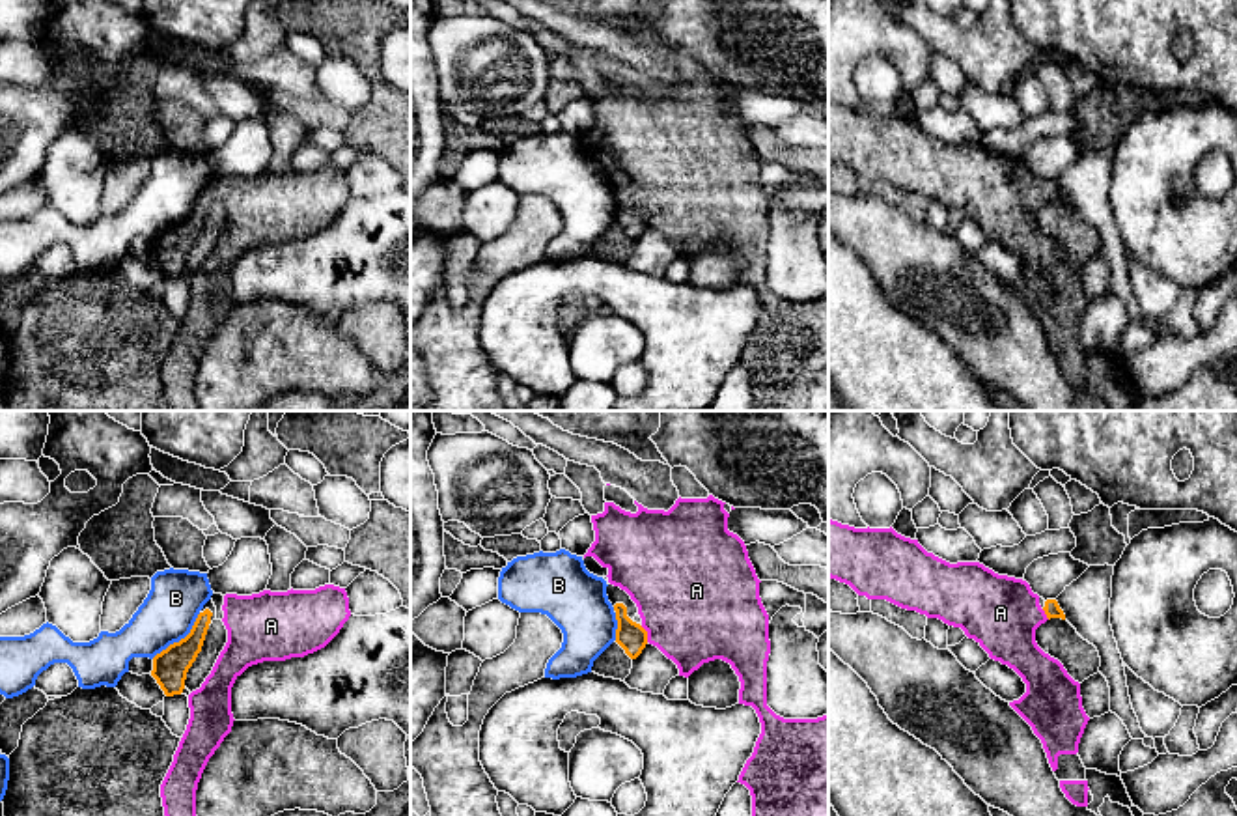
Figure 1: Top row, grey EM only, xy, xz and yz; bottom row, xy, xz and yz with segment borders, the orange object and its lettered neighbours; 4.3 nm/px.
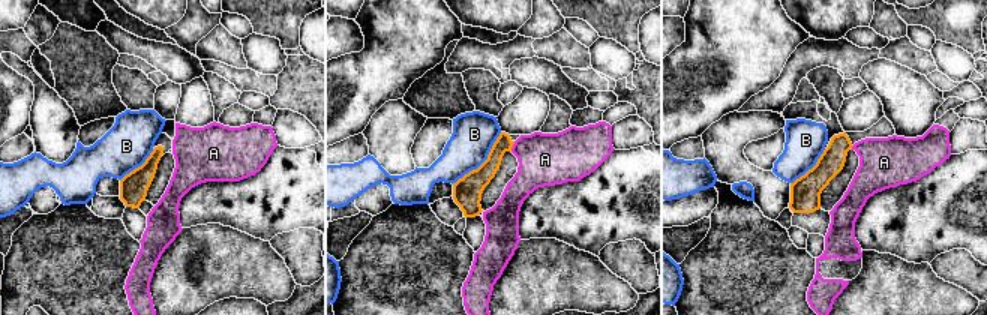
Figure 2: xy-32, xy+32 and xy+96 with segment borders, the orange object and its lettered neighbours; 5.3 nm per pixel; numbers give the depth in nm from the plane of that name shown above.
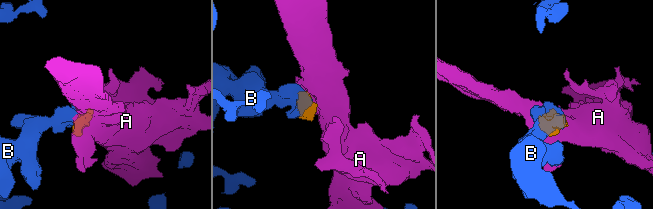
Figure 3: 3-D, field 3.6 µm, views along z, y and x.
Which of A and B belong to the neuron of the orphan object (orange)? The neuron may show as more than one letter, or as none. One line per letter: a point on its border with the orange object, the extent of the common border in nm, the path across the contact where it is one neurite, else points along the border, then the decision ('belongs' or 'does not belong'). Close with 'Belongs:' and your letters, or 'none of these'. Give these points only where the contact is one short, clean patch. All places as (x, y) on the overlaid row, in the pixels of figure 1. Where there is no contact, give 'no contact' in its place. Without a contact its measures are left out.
A: xz (646, 633) | 80 nm | belongs
B: xy (181, 639) | 300 nm | does not belong
Belongs: A

